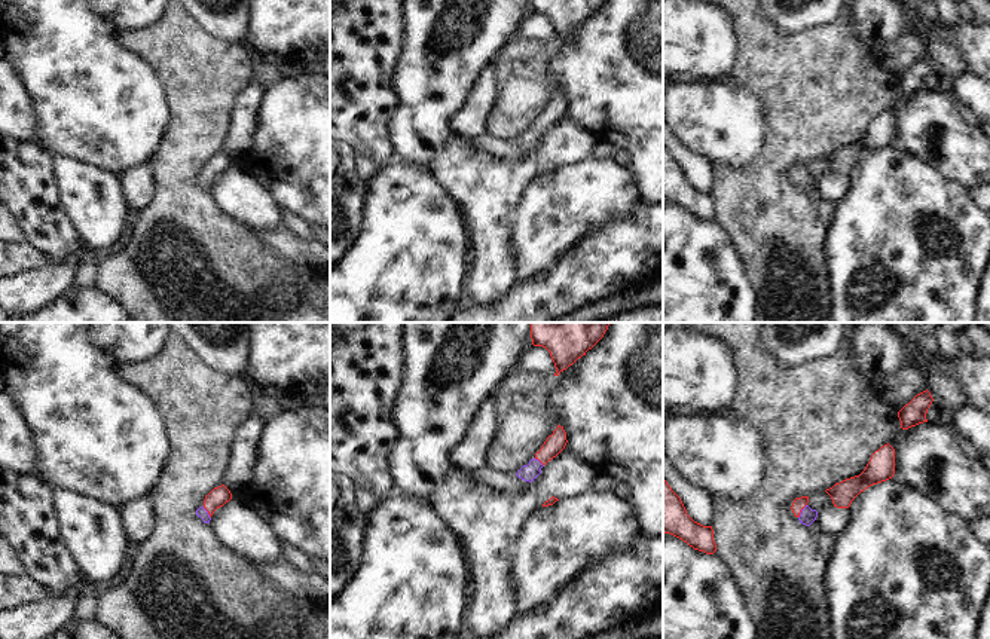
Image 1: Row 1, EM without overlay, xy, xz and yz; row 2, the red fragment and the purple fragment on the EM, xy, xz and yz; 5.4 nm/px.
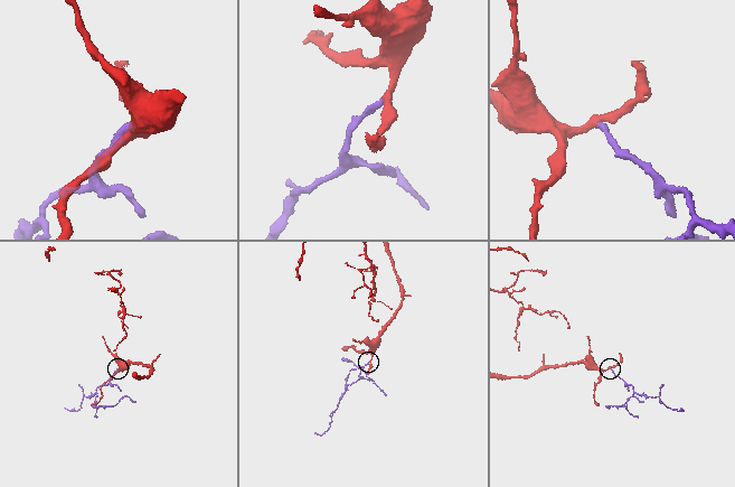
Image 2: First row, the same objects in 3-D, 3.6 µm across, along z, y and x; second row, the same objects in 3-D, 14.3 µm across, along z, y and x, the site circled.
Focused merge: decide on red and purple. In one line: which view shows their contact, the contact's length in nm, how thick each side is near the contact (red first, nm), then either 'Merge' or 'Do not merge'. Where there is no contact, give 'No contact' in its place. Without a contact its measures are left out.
Touches red in yz. Shared border 90 nm. Thickness 70 nm (red) against 90 nm. Merge

